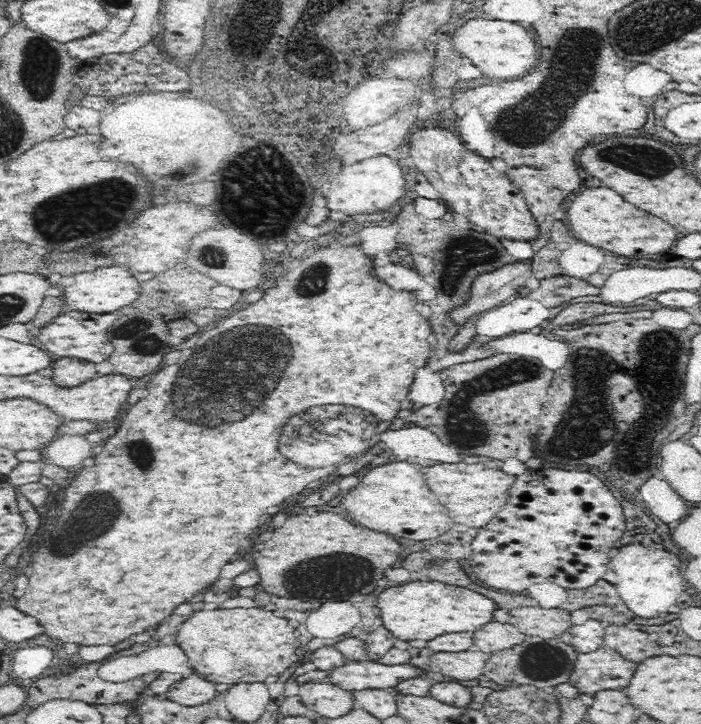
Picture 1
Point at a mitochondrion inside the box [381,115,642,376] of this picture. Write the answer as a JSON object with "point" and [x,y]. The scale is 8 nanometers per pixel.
{"point":[460,254]}

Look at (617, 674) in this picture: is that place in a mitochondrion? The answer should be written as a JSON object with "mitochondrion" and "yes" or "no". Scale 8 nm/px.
{"mitochondrion":"no"}

